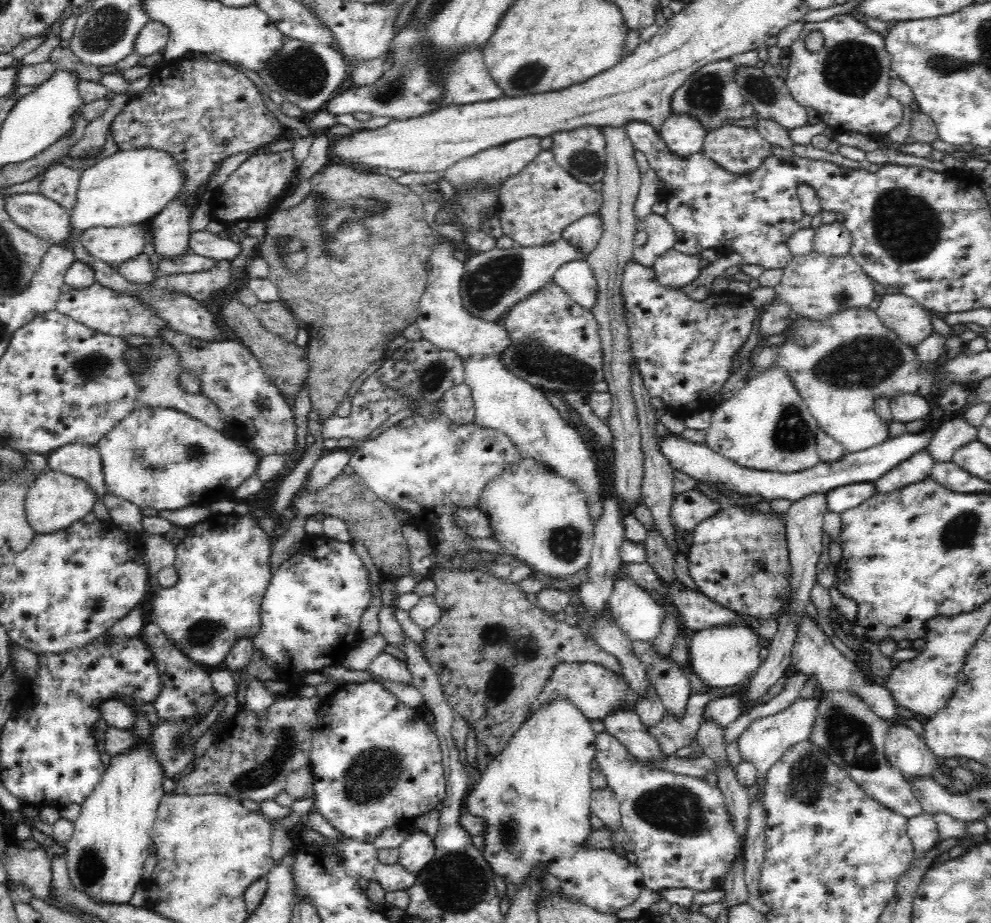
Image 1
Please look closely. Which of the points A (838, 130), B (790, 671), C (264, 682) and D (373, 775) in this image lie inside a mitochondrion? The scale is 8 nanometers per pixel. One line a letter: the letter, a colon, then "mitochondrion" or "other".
A: other
B: other
C: other
D: mitochondrion

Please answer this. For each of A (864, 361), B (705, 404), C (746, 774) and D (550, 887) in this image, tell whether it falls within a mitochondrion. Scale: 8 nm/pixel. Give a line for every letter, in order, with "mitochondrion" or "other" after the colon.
A: mitochondrion
B: other
C: other
D: other

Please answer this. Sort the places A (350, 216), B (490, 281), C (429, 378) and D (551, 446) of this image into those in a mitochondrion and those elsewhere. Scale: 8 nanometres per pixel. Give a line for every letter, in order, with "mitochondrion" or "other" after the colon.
A: mitochondrion
B: mitochondrion
C: mitochondrion
D: other

